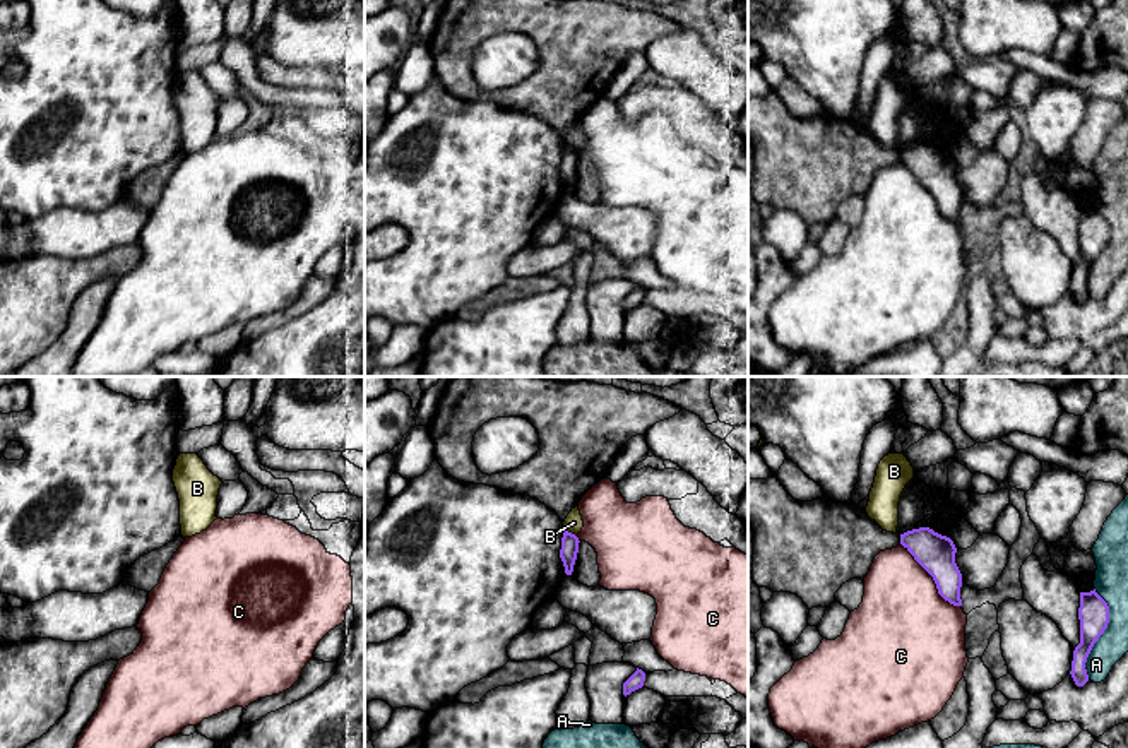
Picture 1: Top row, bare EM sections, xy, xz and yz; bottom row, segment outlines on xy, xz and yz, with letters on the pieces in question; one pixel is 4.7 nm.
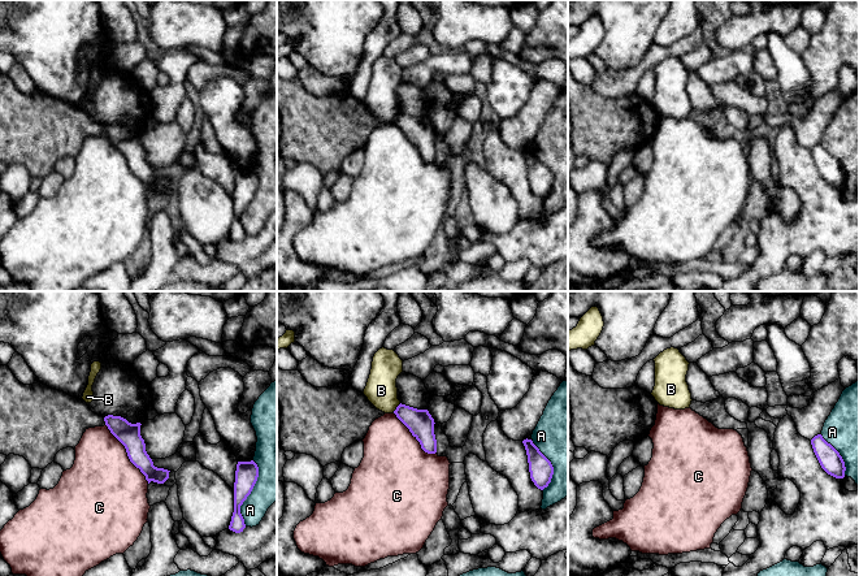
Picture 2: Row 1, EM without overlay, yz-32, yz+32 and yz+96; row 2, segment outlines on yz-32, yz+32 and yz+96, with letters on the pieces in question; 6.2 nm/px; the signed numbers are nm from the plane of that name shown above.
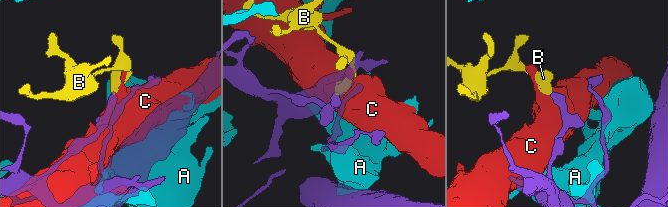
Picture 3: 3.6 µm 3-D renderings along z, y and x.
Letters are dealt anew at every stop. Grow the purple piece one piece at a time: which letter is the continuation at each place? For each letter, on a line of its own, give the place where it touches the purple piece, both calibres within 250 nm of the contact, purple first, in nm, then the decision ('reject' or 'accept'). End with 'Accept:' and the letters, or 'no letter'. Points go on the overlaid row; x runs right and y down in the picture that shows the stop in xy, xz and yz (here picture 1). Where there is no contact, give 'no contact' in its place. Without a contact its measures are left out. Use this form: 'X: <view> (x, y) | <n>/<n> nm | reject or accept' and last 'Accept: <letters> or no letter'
A: yz (1103, 632) | 140/160 nm | reject
B: xz (570, 533) | 80/90 nm | reject
C: yz (933, 579) | 180/440 nm | reject
Accept: no letter

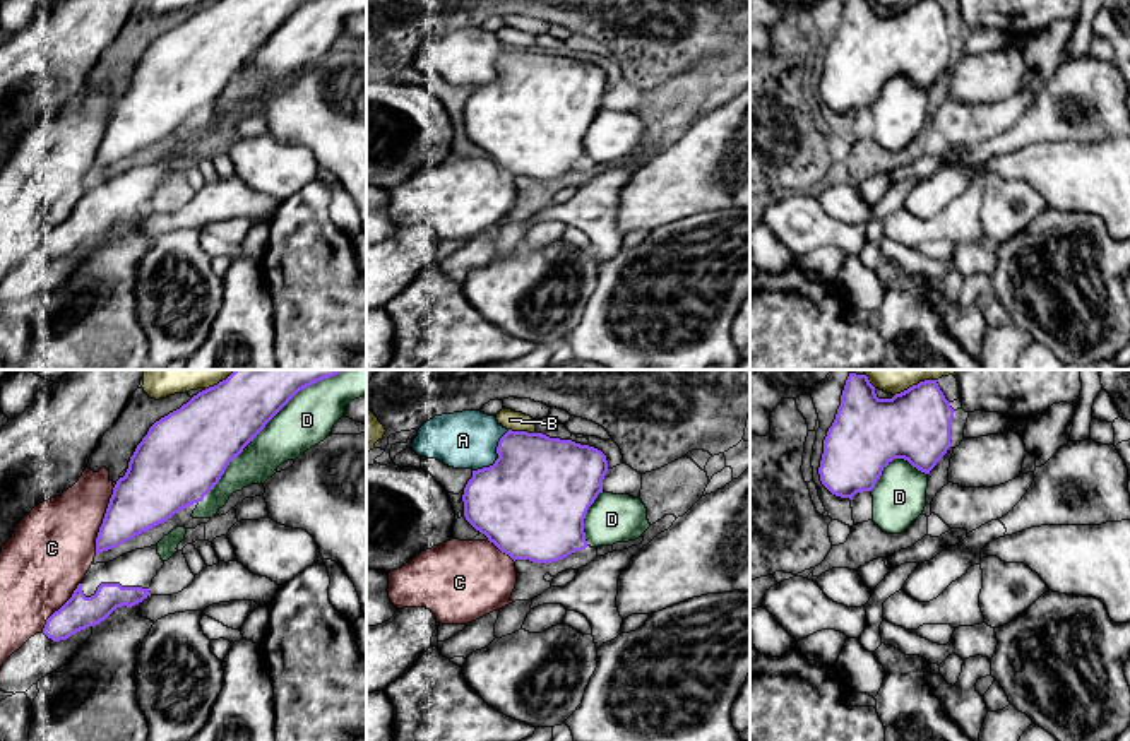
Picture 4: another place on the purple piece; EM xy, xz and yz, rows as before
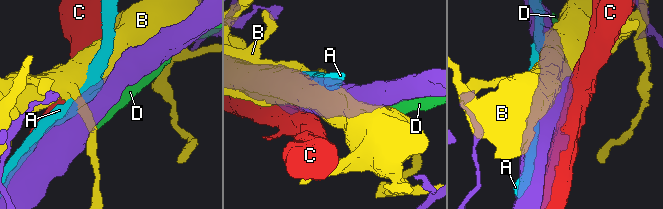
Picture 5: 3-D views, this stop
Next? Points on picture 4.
A: xz (499, 457) | 500/280 nm | reject
B: xz (523, 432) | 440/90 nm | reject
C: xy (103, 521) | 300/380 nm | reject
D: xy (297, 392) | 340/240 nm | accept
Accept: D

